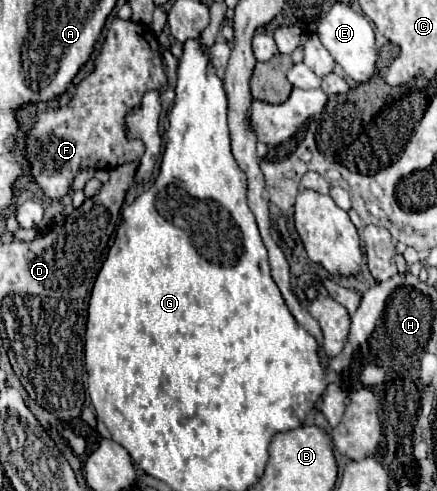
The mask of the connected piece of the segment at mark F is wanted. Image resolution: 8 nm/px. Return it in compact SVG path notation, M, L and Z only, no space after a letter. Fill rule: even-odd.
M113 18L95 72L77 86L75 98L65 108L39 114L27 138L31 176L49 198L63 198L81 168L111 170L123 162L140 159L145 146L140 139L125 138L123 120L151 88L167 88L157 36L147 26Z

